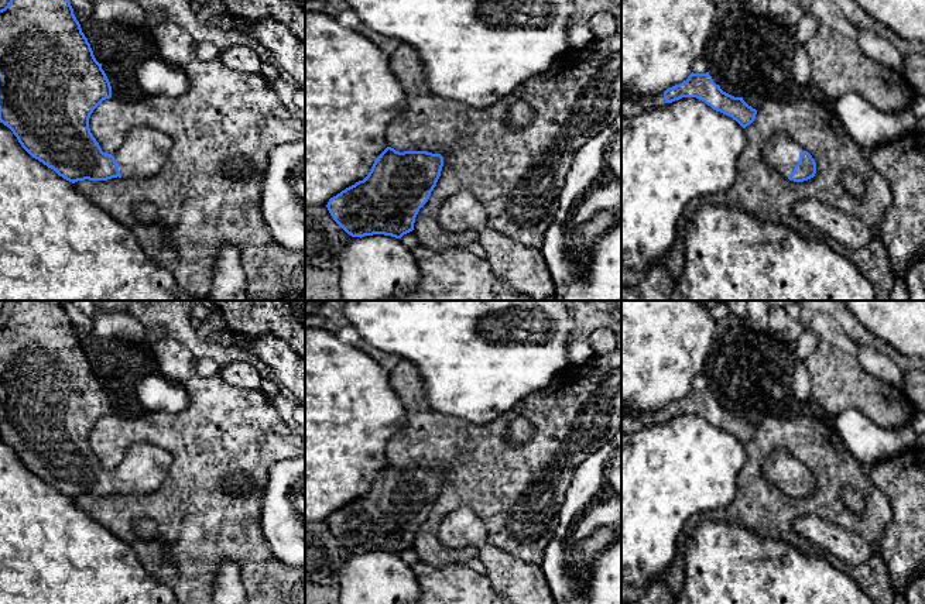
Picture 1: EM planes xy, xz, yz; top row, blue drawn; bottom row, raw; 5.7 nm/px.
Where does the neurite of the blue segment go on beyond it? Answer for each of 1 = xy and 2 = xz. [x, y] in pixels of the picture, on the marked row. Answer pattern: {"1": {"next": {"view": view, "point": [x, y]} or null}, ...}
{"1": {"next": {"view": "xy", "point": [143, 151]}}, "2": {"next": null}}

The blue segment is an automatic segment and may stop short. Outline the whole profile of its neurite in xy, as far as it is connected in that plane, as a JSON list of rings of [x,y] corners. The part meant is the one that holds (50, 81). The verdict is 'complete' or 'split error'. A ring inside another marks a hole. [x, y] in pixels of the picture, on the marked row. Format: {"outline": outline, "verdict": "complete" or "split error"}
{"outline": [[[10,0],[4,8],[0,10],[0,123],[7,126],[17,137],[21,147],[35,159],[54,169],[64,179],[75,183],[78,181],[107,181],[112,178],[147,178],[158,174],[172,148],[172,140],[158,131],[148,127],[133,127],[124,135],[120,148],[116,152],[103,152],[99,143],[93,137],[89,128],[89,117],[93,110],[106,99],[112,97],[110,82],[102,69],[102,65],[96,61],[88,38],[82,32],[80,24],[73,14],[73,8],[69,0]]], "verdict": "split error"}

